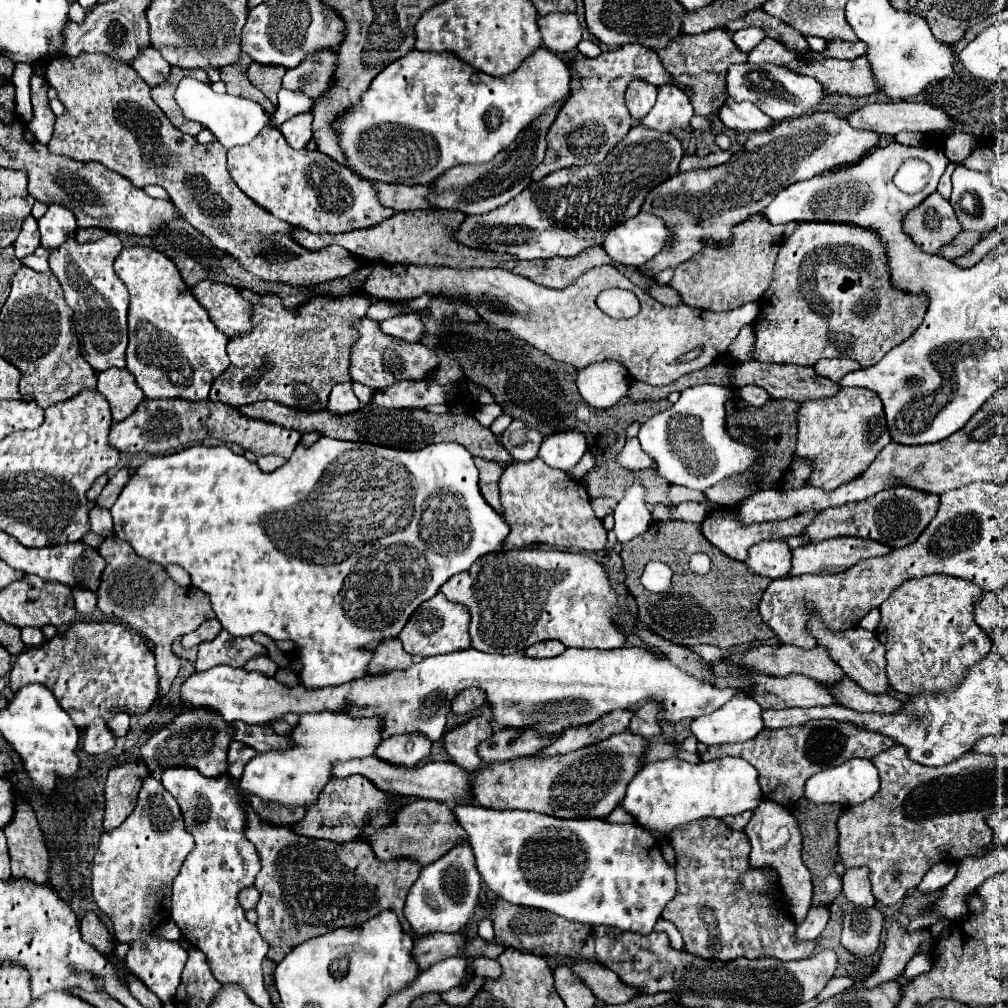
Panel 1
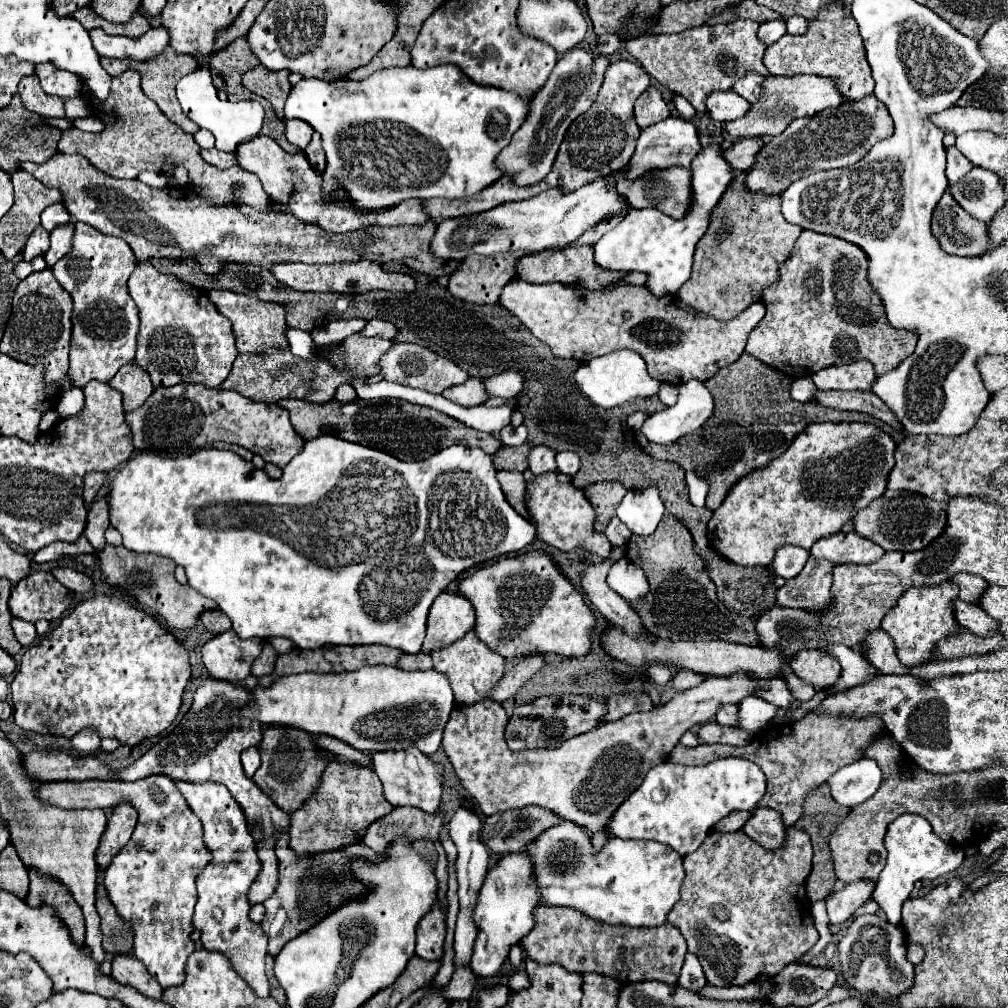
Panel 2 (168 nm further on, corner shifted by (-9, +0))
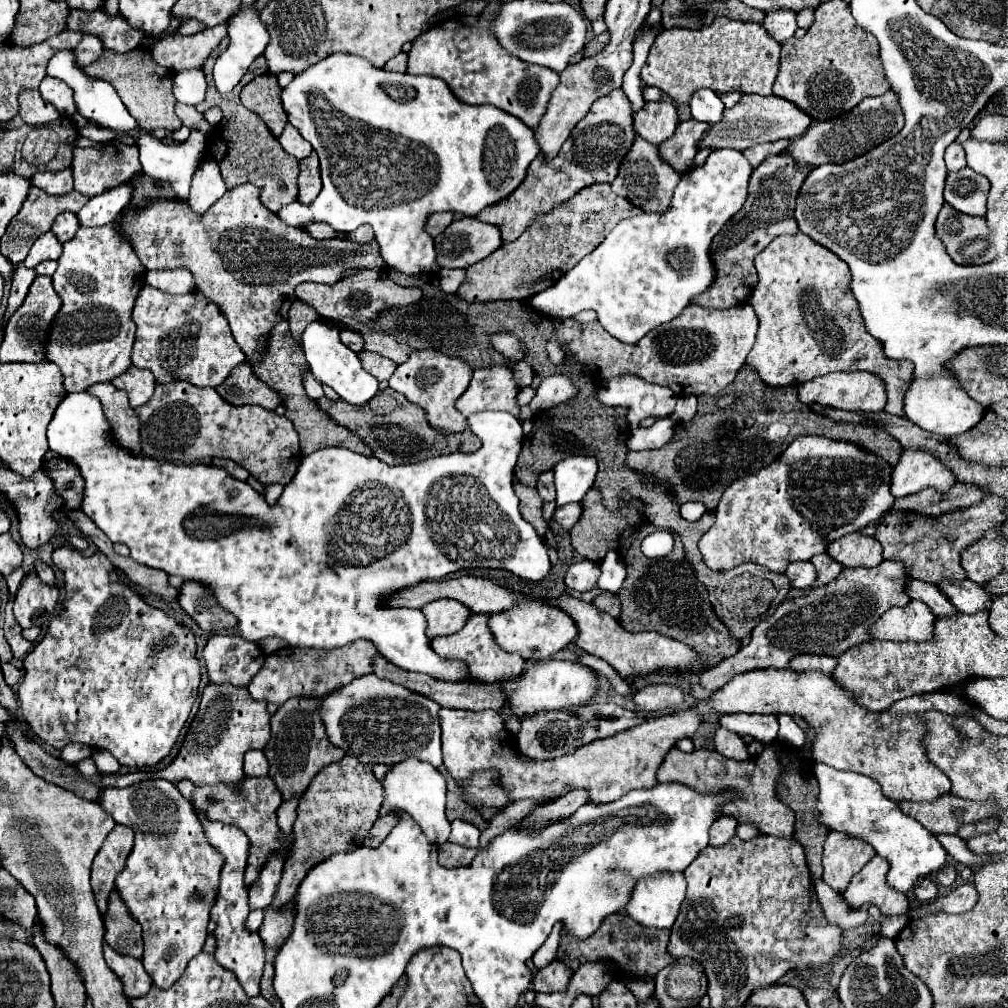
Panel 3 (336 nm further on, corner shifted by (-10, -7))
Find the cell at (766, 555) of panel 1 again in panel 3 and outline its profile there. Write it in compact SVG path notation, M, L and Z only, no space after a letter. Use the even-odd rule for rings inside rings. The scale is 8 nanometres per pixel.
M797 561L797 563L791 563L785 571L785 575L791 579L791 585L795 589L807 589L815 583L817 579L817 573L815 573L815 567L813 563L809 561Z

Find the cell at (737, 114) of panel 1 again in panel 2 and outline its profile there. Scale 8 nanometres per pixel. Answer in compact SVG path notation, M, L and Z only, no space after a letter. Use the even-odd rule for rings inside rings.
M728 90L728 92L710 94L706 106L708 106L708 112L714 120L732 122L732 120L738 120L740 116L748 114L750 102L744 100L742 96L736 96L736 92Z

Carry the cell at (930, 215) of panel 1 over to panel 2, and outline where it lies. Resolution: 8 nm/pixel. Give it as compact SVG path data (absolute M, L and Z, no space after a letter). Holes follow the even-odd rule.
M944 192L932 216L932 234L940 242L940 248L956 256L980 256L988 244L986 224L974 220L950 192Z

